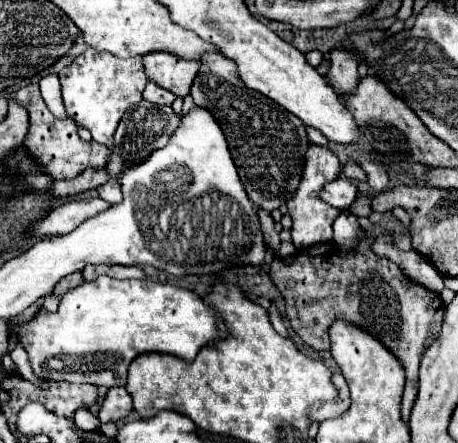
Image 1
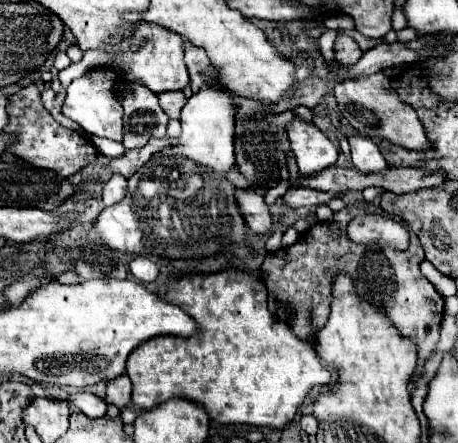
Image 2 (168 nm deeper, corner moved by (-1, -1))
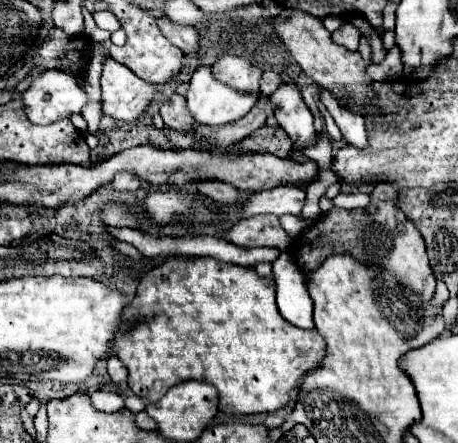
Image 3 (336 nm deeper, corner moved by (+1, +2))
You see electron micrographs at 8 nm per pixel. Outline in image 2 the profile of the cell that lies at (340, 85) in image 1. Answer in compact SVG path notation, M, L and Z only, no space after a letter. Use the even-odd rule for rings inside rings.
M339 34L335 40L335 60L343 66L355 64L361 58L361 48L357 46L357 42L353 38L349 38L347 34Z

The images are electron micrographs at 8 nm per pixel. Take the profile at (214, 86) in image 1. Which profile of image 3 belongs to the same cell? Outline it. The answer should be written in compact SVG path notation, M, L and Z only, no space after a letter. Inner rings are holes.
M157 17L157 25L159 25L159 31L175 45L179 47L185 55L189 53L199 53L199 35L193 27L179 27L179 25L173 25L171 21Z

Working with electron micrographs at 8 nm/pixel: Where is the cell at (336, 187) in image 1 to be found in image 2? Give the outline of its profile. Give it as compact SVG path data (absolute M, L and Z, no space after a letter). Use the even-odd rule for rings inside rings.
M291 188L287 190L285 204L289 208L299 208L299 206L319 206L319 204L329 204L333 198L339 198L341 194L327 194L321 190L313 190L313 188Z

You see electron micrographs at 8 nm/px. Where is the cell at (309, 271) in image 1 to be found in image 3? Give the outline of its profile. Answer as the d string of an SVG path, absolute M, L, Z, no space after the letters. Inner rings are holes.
M377 183L371 193L371 203L365 209L347 211L333 207L311 229L293 239L289 253L293 255L297 267L301 263L303 275L315 271L323 263L323 259L333 253L349 253L365 265L379 265L393 271L401 285L409 287L415 293L421 293L425 301L429 301L435 293L435 277L425 253L425 241L419 229L413 227L413 223L403 215L403 211L397 209L397 205L399 189L387 183Z

